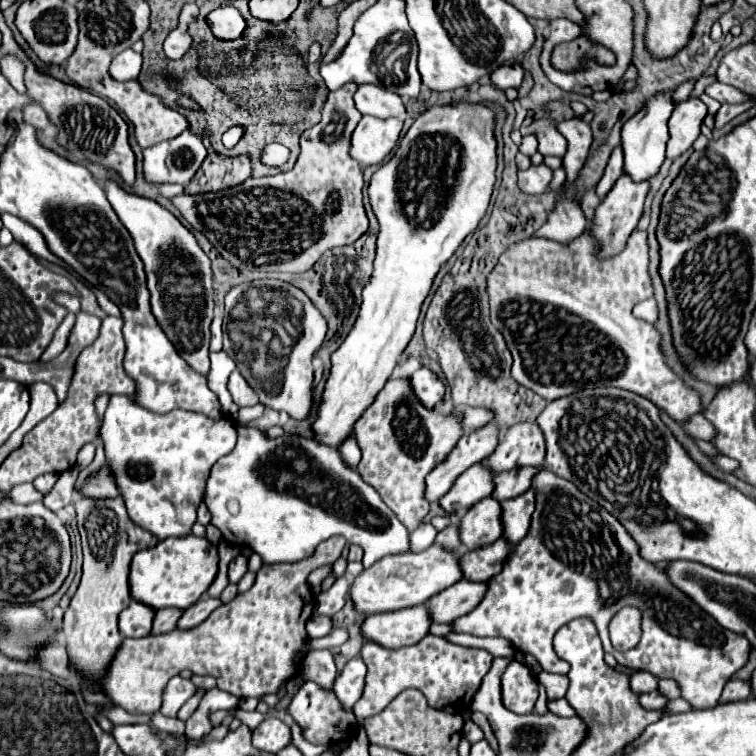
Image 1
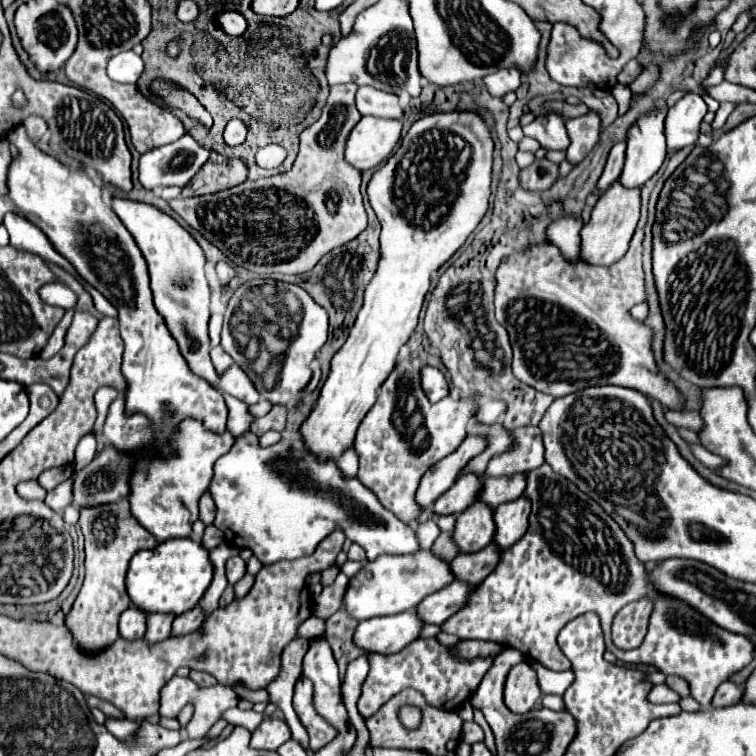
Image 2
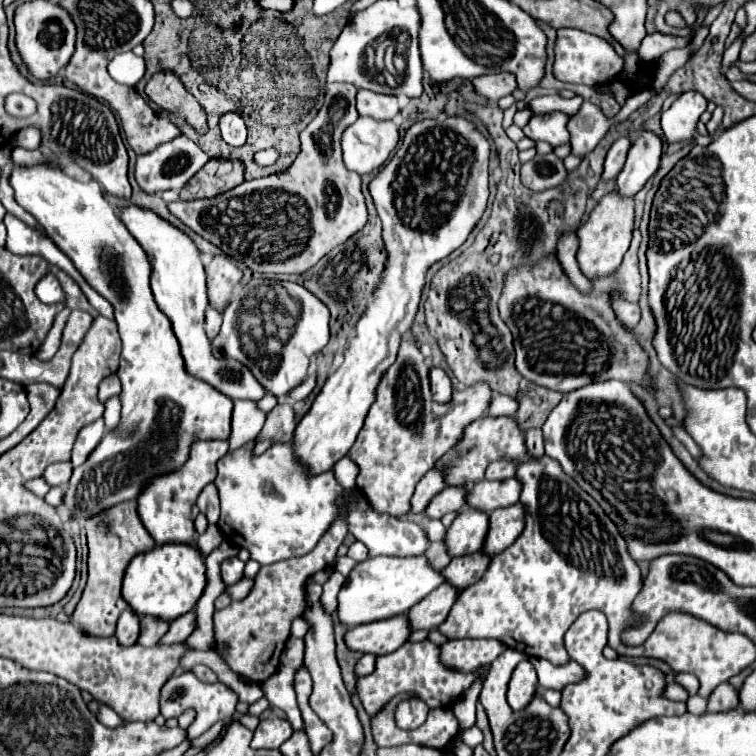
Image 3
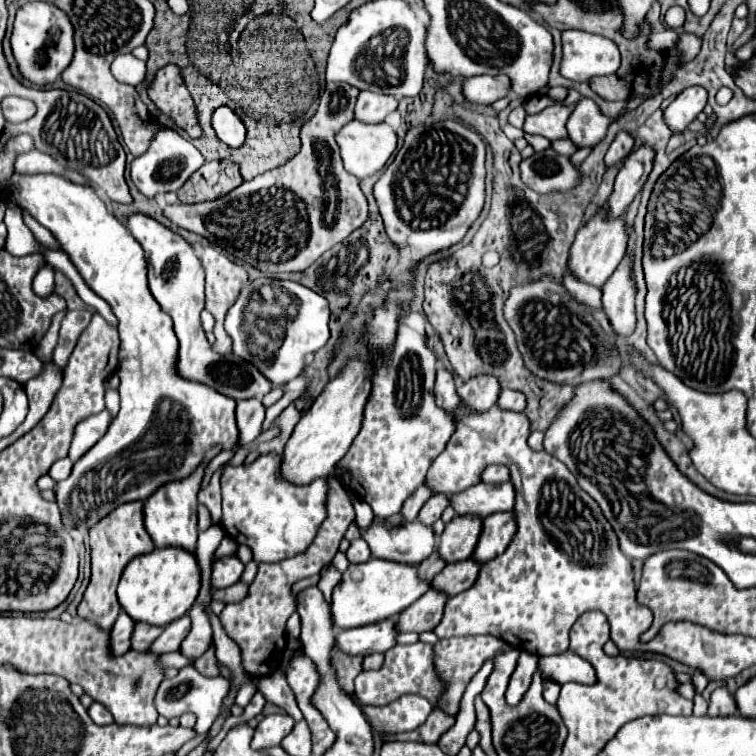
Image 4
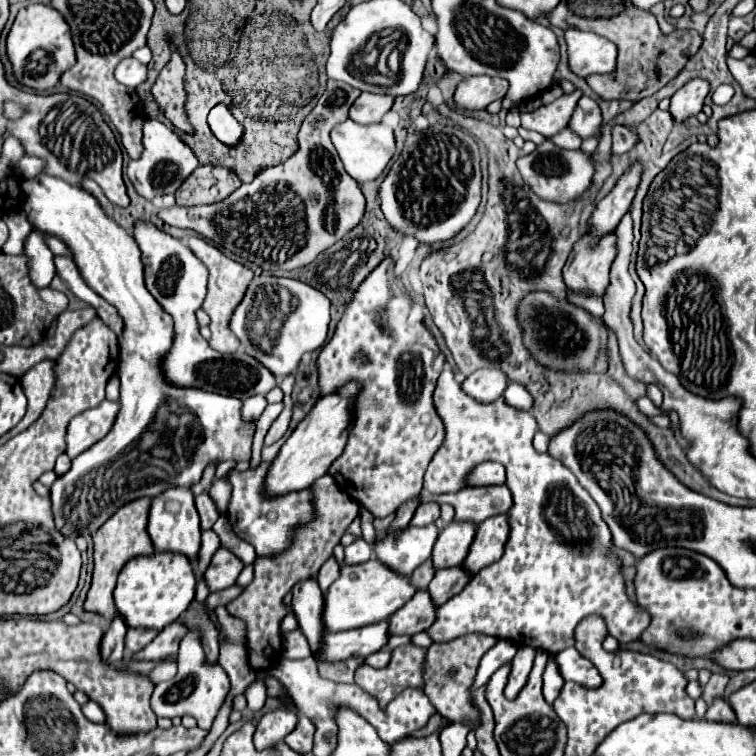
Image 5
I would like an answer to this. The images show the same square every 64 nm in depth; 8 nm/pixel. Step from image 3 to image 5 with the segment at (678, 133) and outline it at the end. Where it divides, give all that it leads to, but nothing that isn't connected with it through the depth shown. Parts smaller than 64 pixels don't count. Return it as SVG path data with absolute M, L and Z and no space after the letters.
M692 78L686 82L672 98L670 110L676 122L682 122L688 116L696 116L702 110L704 98L710 92L710 82L704 78Z

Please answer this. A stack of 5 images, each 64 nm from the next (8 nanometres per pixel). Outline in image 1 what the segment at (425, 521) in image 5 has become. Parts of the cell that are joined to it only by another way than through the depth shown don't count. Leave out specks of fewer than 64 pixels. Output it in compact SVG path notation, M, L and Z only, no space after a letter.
M474 464L456 480L456 484L450 488L446 496L440 498L440 506L444 512L452 514L458 510L466 510L480 502L482 498L490 496L492 492L492 472L488 472L486 466Z

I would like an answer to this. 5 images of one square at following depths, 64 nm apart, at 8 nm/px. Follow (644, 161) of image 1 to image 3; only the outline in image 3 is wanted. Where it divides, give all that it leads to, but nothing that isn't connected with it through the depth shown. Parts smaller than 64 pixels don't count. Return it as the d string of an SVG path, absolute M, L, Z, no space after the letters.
M642 132L636 142L632 142L632 148L628 152L626 164L616 176L618 194L624 198L632 198L638 190L644 188L648 178L658 170L662 154L662 142L652 132Z

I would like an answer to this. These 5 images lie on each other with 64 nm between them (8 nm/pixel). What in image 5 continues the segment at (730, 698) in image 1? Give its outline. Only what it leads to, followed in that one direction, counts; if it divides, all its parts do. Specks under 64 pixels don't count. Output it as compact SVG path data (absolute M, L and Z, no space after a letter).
M718 698L706 712L704 716L710 722L726 722L726 724L736 724L736 716L732 712L732 708L726 704L726 700Z

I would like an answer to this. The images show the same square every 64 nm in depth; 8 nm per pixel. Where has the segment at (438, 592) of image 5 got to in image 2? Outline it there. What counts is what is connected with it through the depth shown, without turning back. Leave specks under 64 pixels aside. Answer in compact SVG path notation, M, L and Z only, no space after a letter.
M494 544L482 548L474 554L458 554L450 562L452 574L454 574L454 578L476 586L476 584L480 584L480 580L484 580L484 576L488 576L492 572L492 568L496 566L498 554L500 552Z

